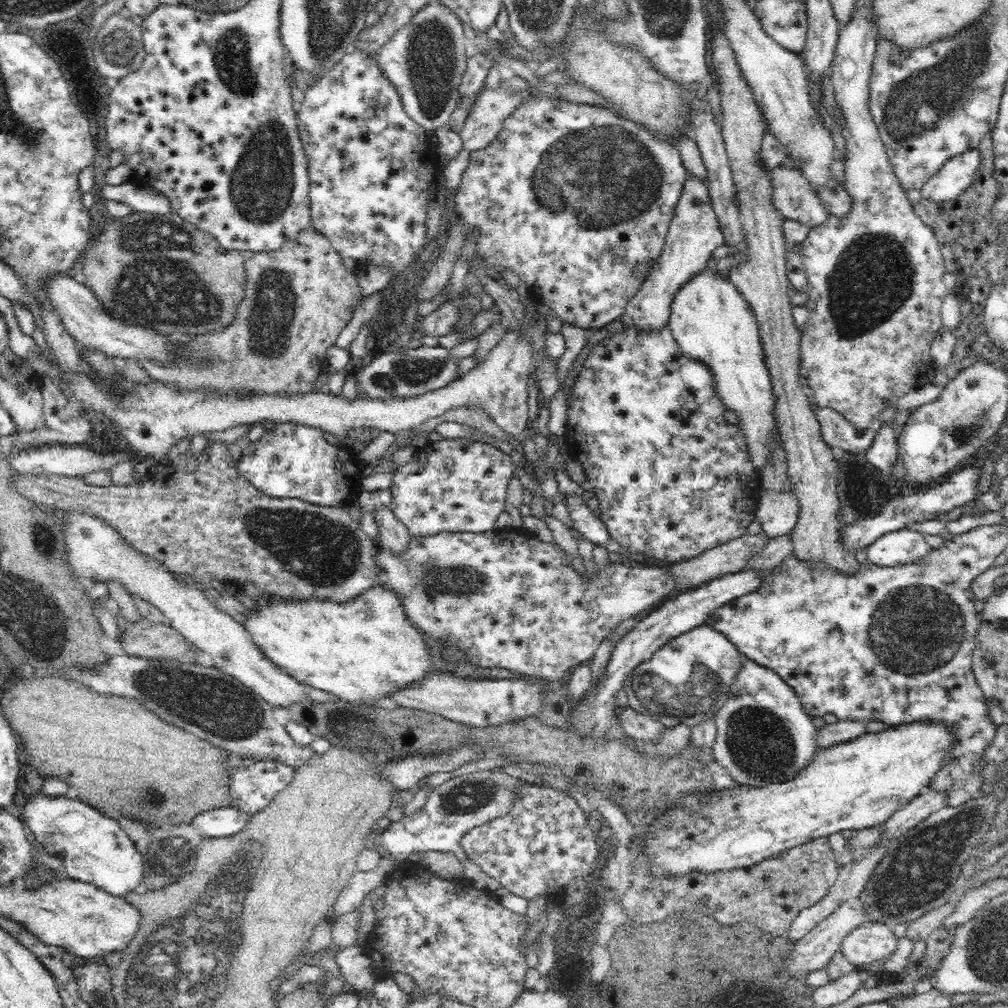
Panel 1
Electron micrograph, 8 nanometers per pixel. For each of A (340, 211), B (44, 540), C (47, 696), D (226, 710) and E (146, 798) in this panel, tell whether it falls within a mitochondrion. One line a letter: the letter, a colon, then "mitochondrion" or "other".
A: other
B: mitochondrion
C: other
D: mitochondrion
E: mitochondrion

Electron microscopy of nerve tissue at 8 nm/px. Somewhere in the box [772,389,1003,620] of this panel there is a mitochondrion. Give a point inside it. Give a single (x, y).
(962, 433)

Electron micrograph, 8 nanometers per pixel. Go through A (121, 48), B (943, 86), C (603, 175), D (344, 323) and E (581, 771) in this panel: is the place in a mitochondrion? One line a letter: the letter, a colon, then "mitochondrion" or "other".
A: mitochondrion
B: mitochondrion
C: mitochondrion
D: other
E: other

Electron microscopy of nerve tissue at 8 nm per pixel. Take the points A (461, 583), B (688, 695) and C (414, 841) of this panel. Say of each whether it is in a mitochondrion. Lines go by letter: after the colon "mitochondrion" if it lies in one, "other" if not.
A: mitochondrion
B: mitochondrion
C: other

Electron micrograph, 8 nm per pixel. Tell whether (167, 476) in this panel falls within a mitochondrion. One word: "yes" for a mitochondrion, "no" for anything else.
no

